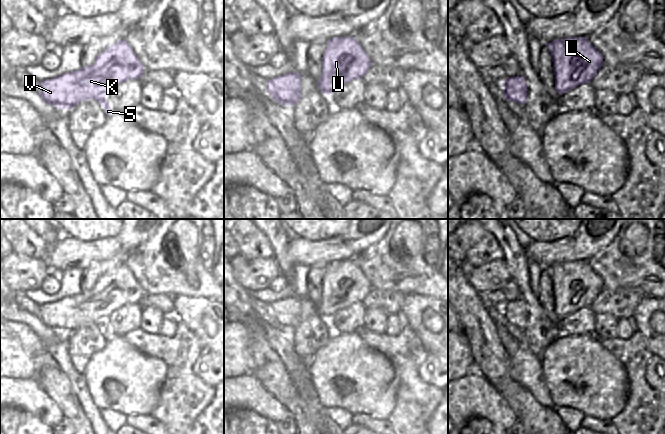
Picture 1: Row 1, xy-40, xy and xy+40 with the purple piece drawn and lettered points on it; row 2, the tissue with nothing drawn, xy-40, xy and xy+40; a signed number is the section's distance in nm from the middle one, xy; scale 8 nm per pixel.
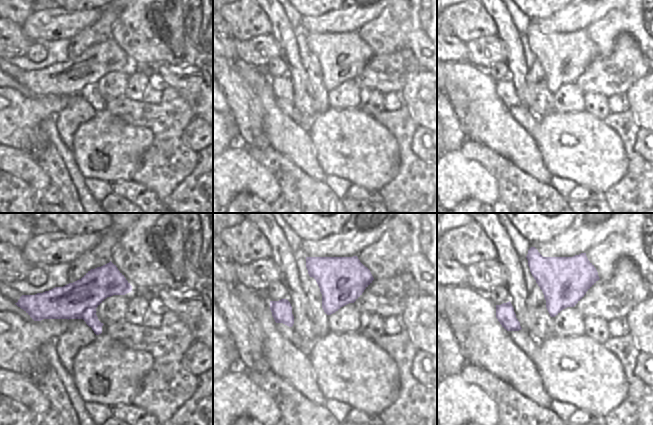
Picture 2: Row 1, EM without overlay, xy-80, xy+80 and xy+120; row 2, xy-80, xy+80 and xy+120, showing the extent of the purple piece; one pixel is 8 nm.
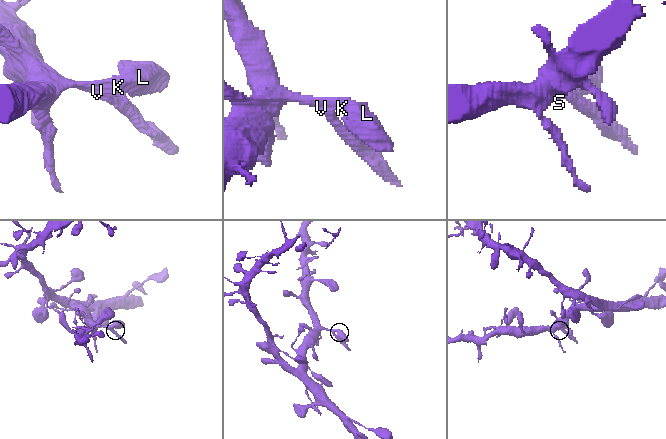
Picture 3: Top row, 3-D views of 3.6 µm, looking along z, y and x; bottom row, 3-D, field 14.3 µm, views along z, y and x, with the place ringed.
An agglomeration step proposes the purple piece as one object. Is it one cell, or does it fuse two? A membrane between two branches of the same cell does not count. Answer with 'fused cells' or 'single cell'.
single cell

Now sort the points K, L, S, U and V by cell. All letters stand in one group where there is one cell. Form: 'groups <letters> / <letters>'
groups K L S U V

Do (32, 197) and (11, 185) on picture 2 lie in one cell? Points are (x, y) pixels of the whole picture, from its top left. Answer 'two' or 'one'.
one

